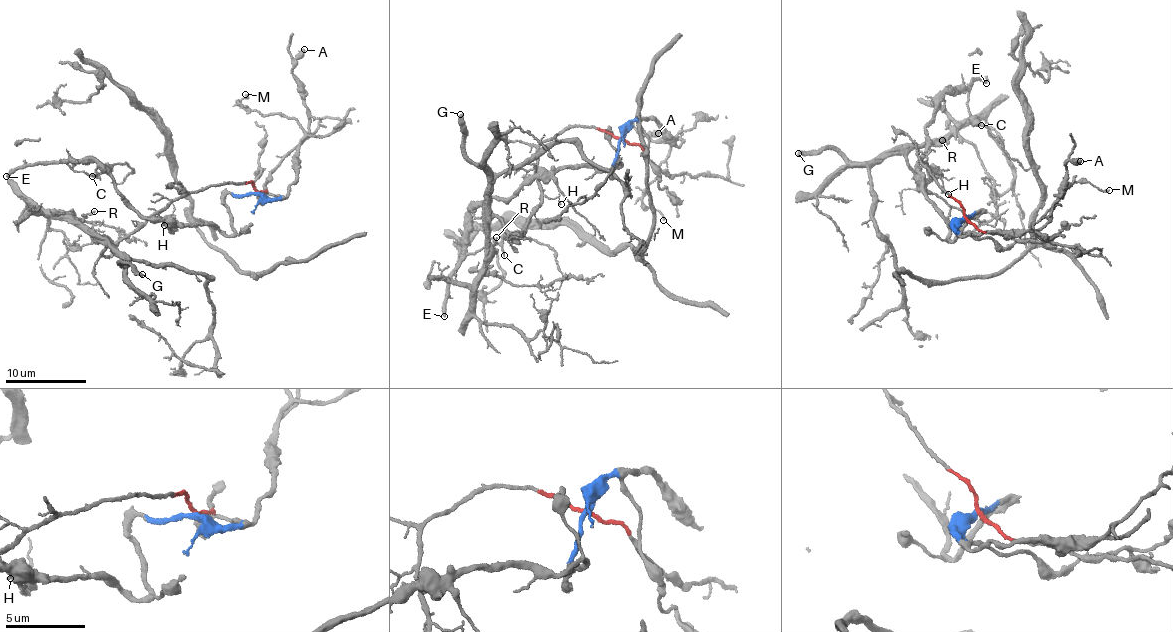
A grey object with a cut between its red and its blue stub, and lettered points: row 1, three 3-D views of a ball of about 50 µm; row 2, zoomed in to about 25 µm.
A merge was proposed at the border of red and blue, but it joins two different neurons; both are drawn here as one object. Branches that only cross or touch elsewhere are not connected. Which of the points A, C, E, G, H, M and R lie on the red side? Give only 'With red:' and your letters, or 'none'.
With red: G, H, R

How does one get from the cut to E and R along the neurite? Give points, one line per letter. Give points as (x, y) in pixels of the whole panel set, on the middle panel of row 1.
E: (621, 139), (612, 175), (619, 164), (545, 175), (467, 213), (445, 316)
R: (621, 139), (575, 126), (544, 139), (540, 203), (521, 235), (499, 218), (491, 220), (495, 250), (496, 237)

